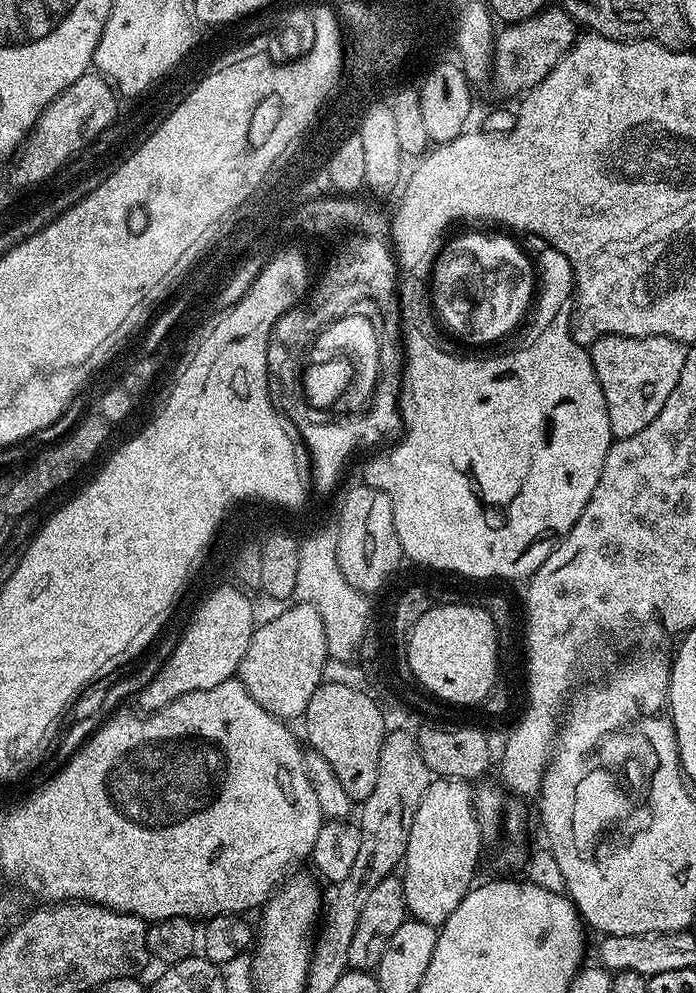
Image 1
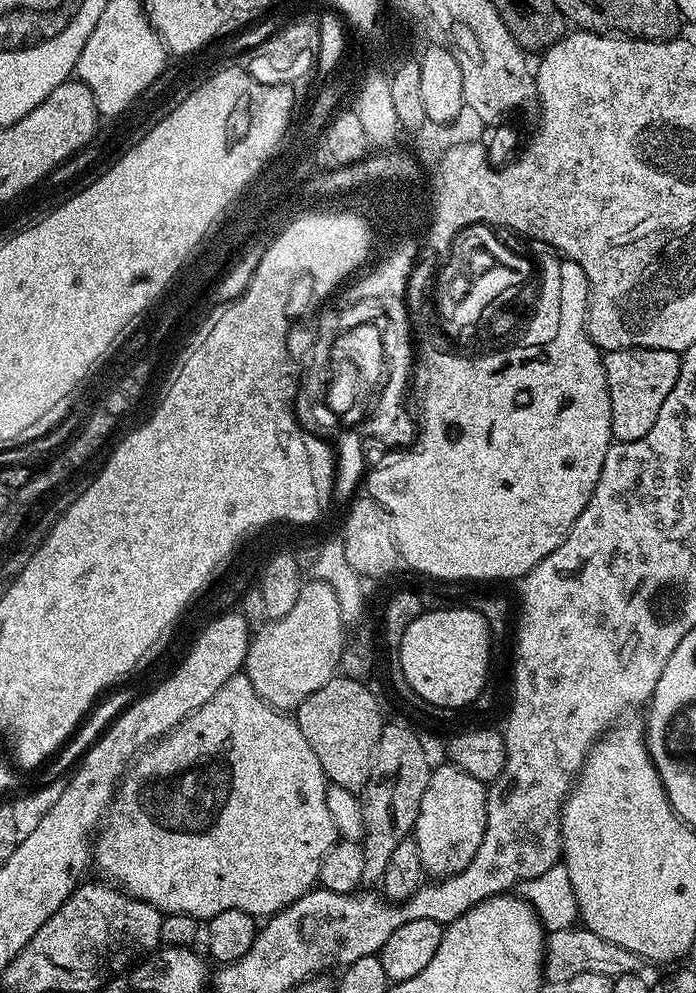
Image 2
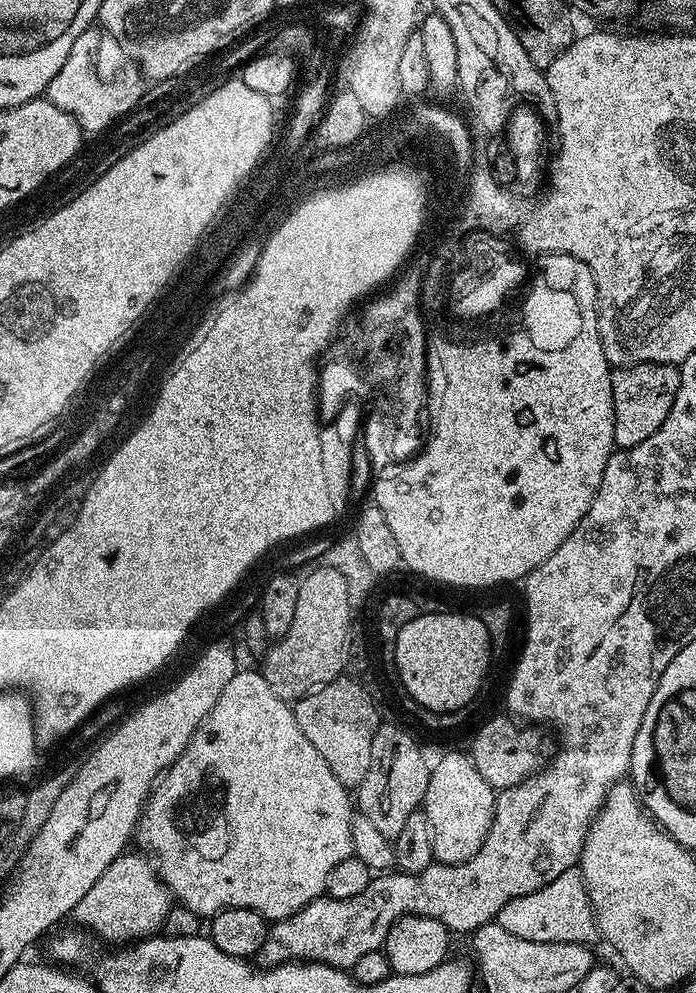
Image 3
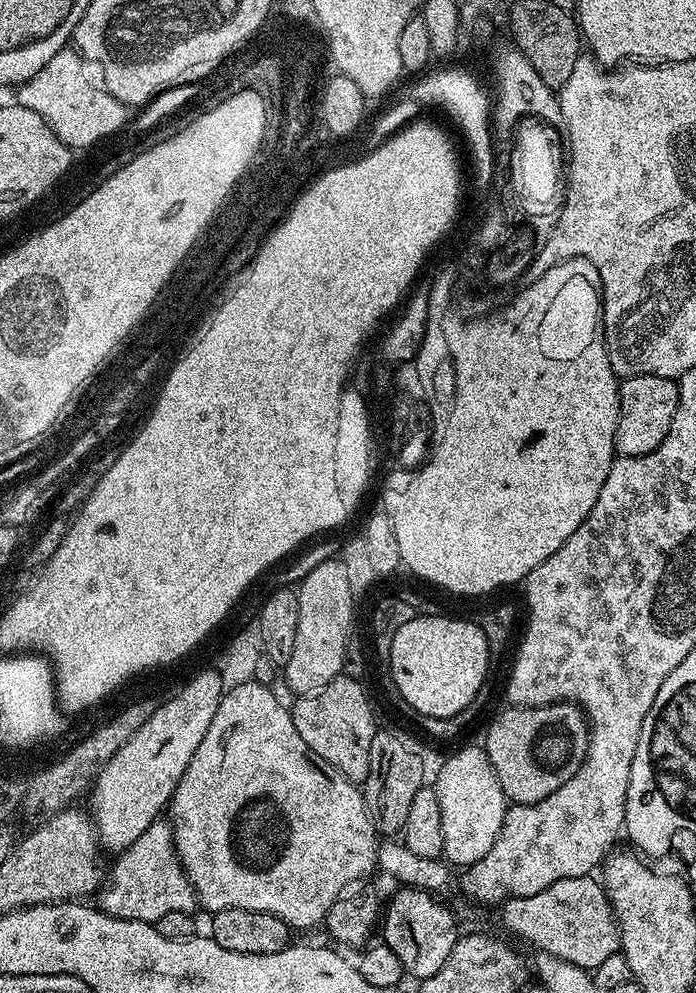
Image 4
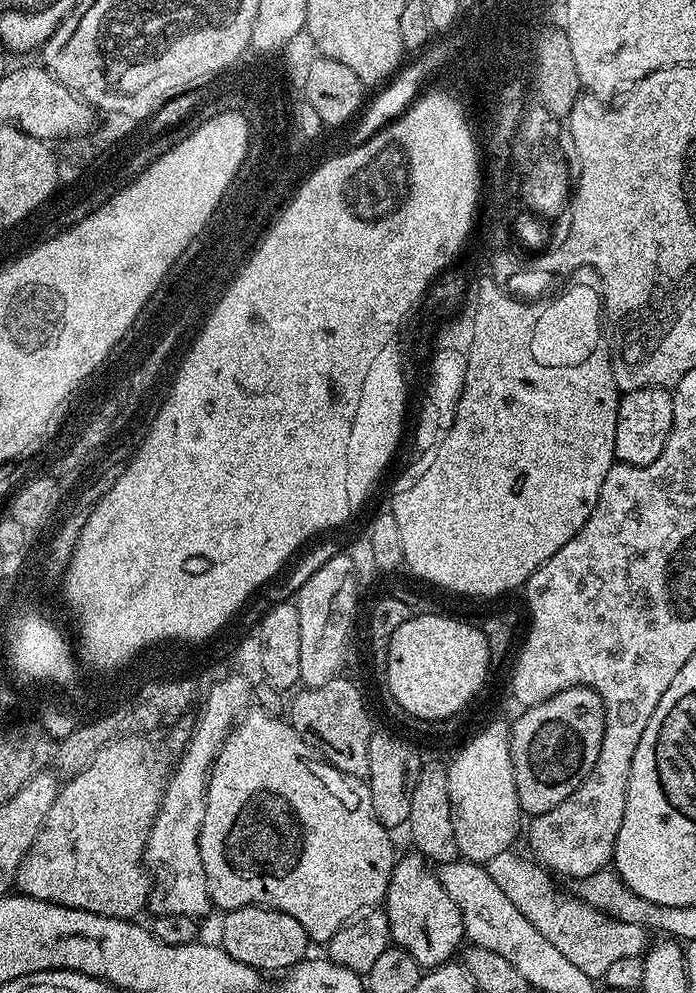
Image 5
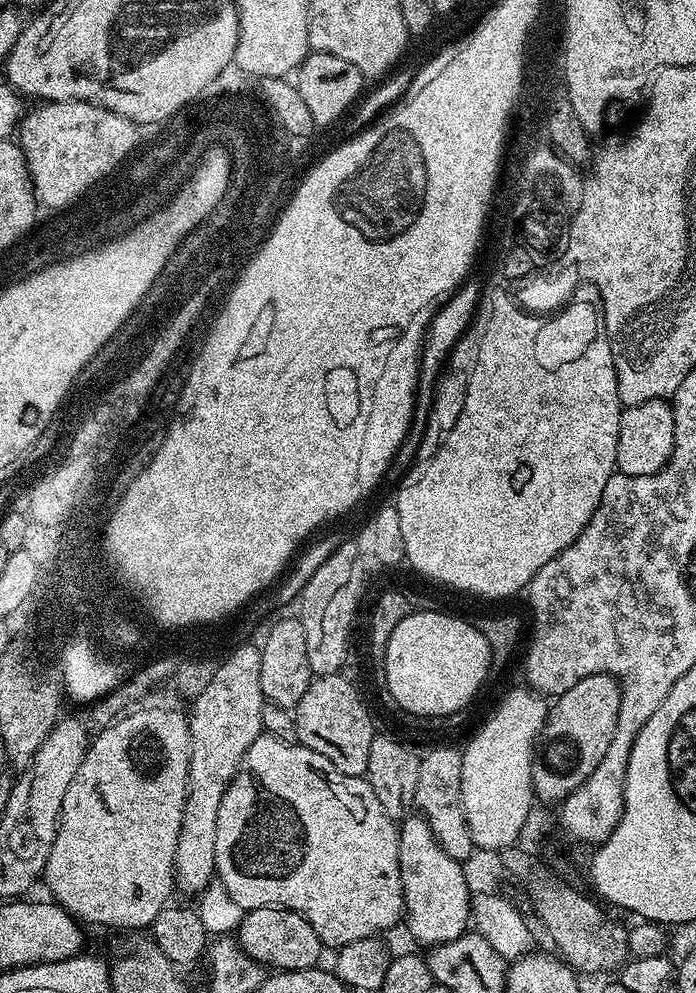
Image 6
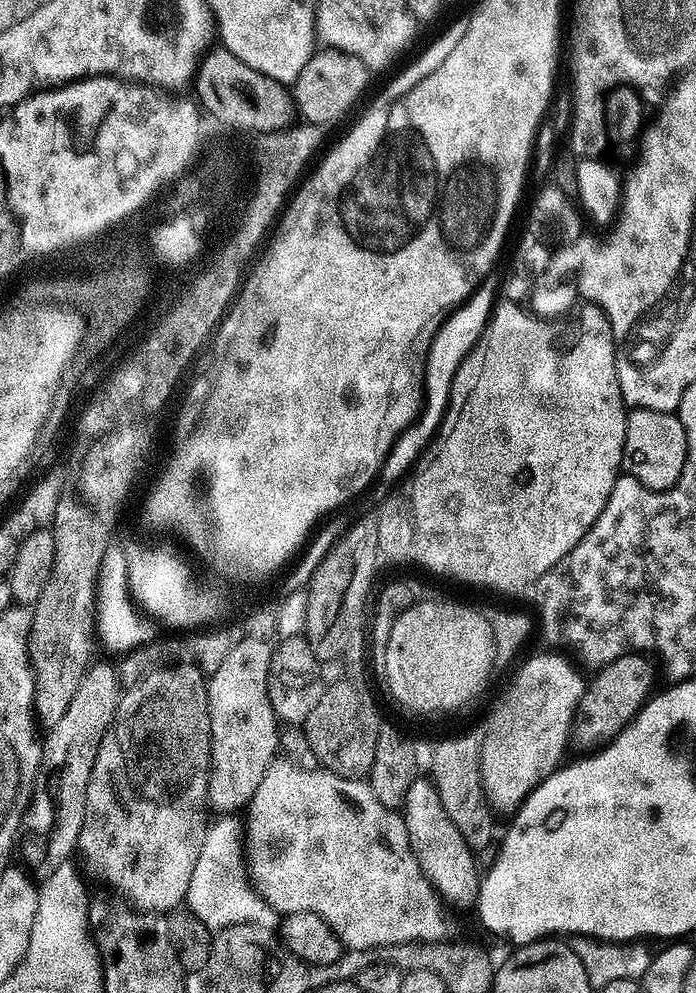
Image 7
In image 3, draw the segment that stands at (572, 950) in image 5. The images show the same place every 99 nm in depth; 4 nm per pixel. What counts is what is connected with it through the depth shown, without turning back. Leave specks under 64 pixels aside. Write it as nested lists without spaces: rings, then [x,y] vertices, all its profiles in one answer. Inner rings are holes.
[[[579,869],[564,871],[542,890],[511,899],[499,912],[496,922],[507,933],[527,941],[574,942],[592,944],[598,938],[596,916],[589,900],[588,888]]]

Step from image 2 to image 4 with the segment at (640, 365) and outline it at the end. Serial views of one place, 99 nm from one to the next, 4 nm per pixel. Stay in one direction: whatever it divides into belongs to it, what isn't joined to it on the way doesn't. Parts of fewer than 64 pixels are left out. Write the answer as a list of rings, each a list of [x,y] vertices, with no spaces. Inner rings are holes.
[[[629,376],[619,381],[620,417],[616,427],[616,450],[622,456],[650,454],[662,446],[662,438],[674,422],[674,410],[678,410],[680,385],[670,378],[657,376]]]

